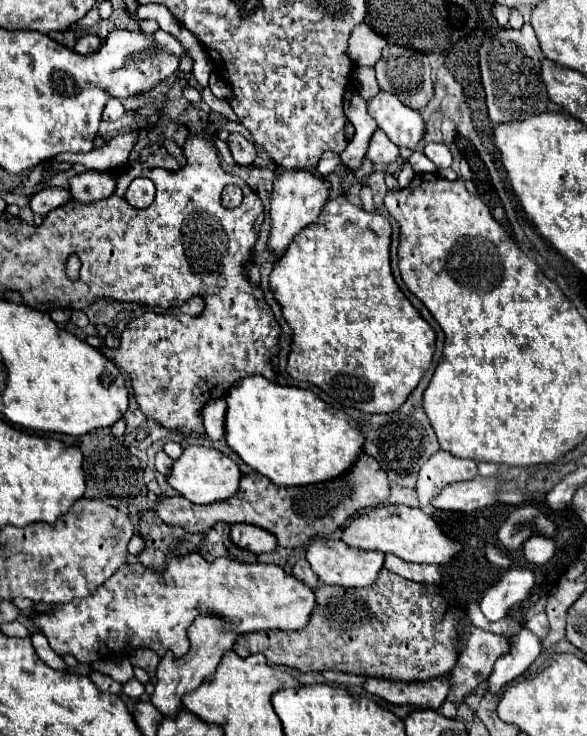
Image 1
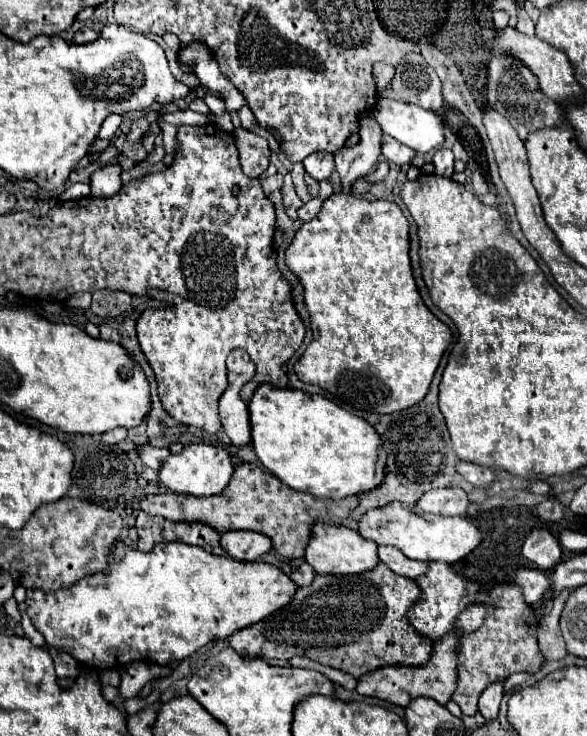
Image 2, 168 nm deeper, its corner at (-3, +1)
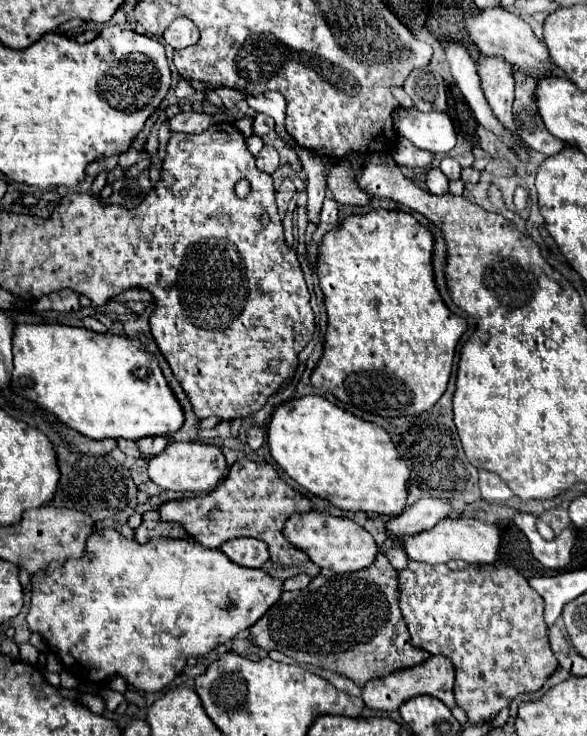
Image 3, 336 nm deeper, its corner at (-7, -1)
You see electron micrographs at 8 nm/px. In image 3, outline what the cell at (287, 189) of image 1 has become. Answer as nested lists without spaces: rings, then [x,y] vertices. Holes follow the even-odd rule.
[[[334,199],[324,201],[320,219],[322,219],[322,223],[336,223],[338,221],[338,203]]]

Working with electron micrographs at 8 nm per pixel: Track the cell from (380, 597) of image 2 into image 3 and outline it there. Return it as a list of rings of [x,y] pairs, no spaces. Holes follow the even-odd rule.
[[[378,553],[368,569],[332,577],[318,575],[306,589],[284,591],[252,627],[250,639],[266,651],[282,651],[298,663],[330,669],[364,687],[370,679],[420,665],[430,657],[428,651],[414,647],[408,629],[404,631],[396,583],[396,571],[384,553]]]

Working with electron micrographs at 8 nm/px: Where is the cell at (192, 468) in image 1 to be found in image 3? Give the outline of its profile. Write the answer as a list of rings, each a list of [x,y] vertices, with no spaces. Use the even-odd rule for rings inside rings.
[[[170,441],[168,447],[148,461],[148,475],[150,479],[168,491],[192,491],[192,493],[208,493],[212,491],[226,471],[224,455],[214,445],[204,443],[180,443]]]

